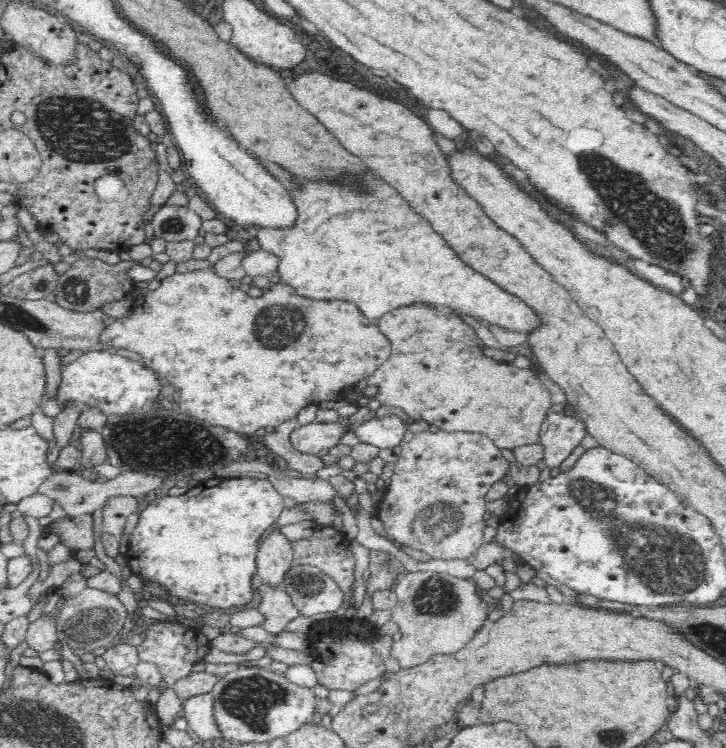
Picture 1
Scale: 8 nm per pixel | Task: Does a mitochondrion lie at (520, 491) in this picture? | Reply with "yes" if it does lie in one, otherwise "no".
no

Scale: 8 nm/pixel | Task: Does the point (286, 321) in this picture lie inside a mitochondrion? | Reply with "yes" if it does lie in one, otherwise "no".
yes

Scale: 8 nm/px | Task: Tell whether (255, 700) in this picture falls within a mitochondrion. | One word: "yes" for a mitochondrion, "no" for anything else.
yes

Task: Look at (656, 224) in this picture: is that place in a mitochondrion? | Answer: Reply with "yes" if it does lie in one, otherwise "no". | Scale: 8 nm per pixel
yes

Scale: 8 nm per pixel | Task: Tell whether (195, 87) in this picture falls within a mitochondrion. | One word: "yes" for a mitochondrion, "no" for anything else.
no

